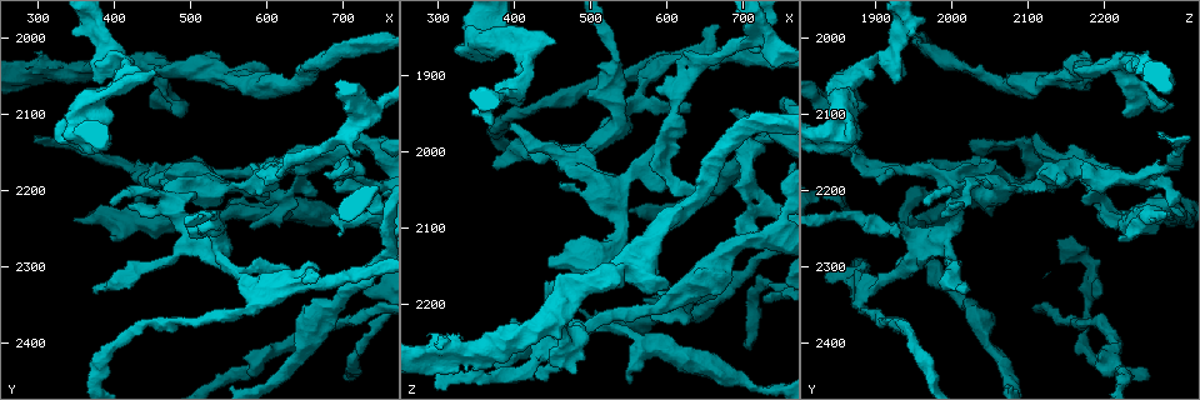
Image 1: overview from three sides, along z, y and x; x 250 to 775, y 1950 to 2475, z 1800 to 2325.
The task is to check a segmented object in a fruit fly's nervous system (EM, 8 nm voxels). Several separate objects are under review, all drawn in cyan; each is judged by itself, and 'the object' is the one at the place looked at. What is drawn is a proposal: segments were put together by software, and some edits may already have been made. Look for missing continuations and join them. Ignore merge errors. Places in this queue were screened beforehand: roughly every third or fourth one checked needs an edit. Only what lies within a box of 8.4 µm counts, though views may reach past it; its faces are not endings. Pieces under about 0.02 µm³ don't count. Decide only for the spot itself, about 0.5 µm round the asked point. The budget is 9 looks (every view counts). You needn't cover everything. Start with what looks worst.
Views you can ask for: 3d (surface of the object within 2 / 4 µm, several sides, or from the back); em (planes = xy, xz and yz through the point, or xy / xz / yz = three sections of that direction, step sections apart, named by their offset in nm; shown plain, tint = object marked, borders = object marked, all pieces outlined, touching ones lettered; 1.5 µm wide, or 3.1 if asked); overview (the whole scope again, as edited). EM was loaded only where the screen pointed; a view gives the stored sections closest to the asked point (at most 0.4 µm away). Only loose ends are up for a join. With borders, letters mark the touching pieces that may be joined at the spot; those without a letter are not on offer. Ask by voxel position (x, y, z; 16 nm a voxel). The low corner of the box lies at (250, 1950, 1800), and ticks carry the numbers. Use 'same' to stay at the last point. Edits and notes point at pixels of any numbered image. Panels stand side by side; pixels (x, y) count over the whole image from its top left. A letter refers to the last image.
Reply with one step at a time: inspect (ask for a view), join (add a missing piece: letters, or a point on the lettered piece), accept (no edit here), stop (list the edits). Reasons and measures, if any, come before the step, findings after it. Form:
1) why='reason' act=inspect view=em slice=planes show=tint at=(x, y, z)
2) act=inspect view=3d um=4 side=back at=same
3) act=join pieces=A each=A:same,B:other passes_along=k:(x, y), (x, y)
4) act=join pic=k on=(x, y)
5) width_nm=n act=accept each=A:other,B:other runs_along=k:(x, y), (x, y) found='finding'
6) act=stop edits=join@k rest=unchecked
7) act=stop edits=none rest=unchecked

why='free end' act=inspect view=em slice=yz step=4 show=borders at=(370, 2325, 2015)

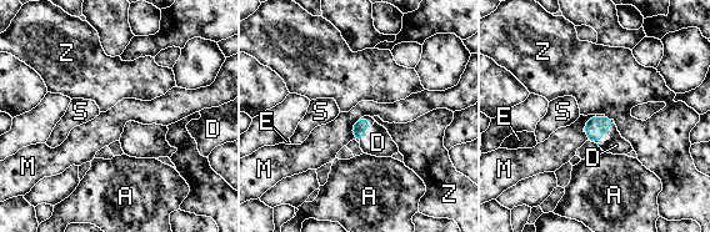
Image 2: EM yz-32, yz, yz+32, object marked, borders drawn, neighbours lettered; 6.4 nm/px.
act=join pieces=D each=A:other,D:same,E:other,M:other,S:other,Z:other found='it goes on there'

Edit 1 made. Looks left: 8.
why='branch stops here' act=inspect view=em um=3.1 slice=xy step=16 show=borders at=(725, 2335, 2195)

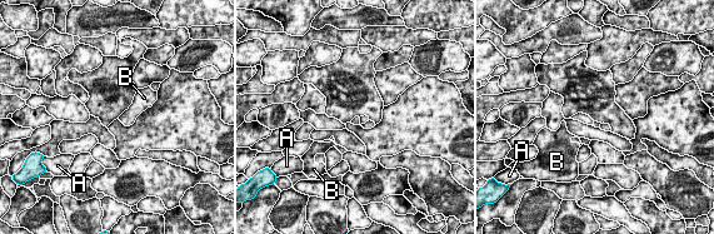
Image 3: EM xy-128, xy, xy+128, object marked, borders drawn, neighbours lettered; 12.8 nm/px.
act=inspect view=em um=3.1 slice=planes show=borders at=same

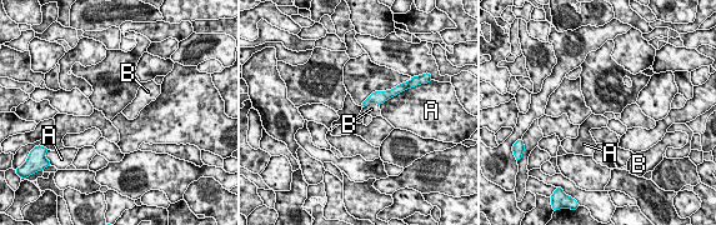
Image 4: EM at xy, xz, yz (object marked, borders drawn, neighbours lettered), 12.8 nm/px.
act=accept each=A:other,B:other border=4:(400, 93), (380, 105) found='no lettered piece goes on from it'

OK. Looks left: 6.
why='branch stops here' act=inspect view=3d um=4 side=back at=(450, 2045, 1855)

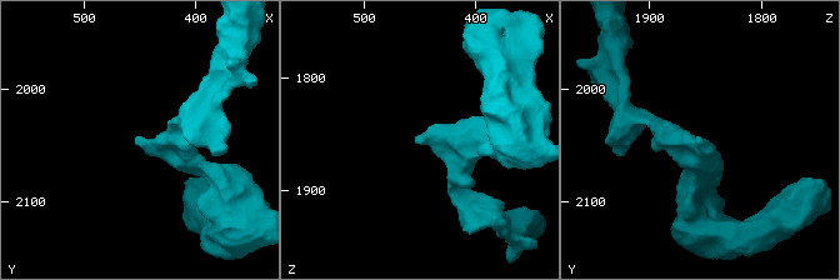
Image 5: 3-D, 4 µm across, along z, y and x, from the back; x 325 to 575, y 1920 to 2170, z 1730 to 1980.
why='now the EM' act=inspect view=em um=3.1 slice=planes show=plain at=(454, 2044, 1856)

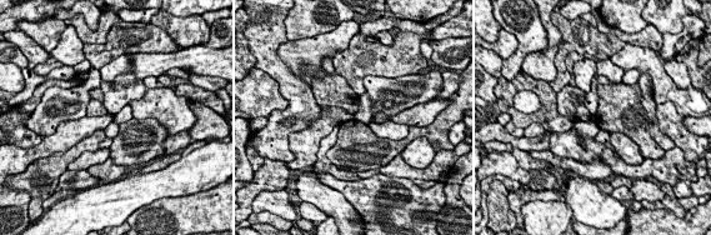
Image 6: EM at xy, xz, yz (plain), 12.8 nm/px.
act=inspect view=em um=3.1 slice=planes show=borders at=same

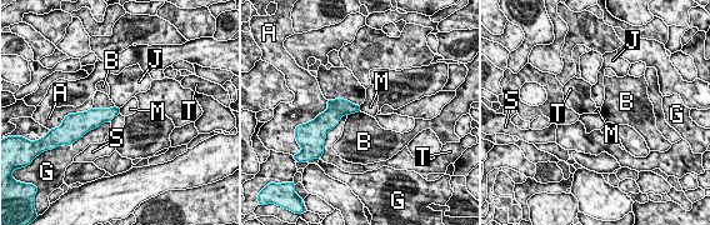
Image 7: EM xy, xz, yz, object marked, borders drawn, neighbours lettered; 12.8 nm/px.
act=accept each=A:other,B:other,G:other,J:other,M:other,S:other,T:other border=7:(360, 110), (348, 115) found='none of them fits'

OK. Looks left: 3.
act=inspect view=em slice=planes show=borders at=(350, 2240, 2265)

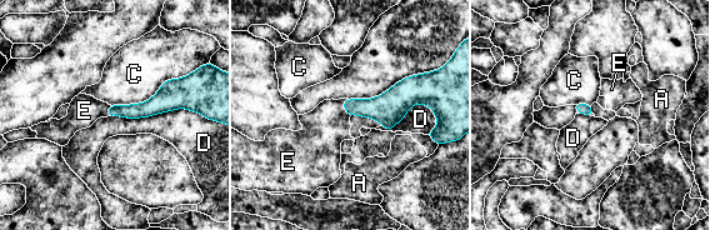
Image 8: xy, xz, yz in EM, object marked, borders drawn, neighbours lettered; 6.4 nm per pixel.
act=join pieces=E each=A:other,C:other,D:other,E:same passes_along=8:(383, 109), (344, 108), (324, 129) found='the neuron continues'

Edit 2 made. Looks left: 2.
act=stop edits=join@2,join@8 rest=unchecked

